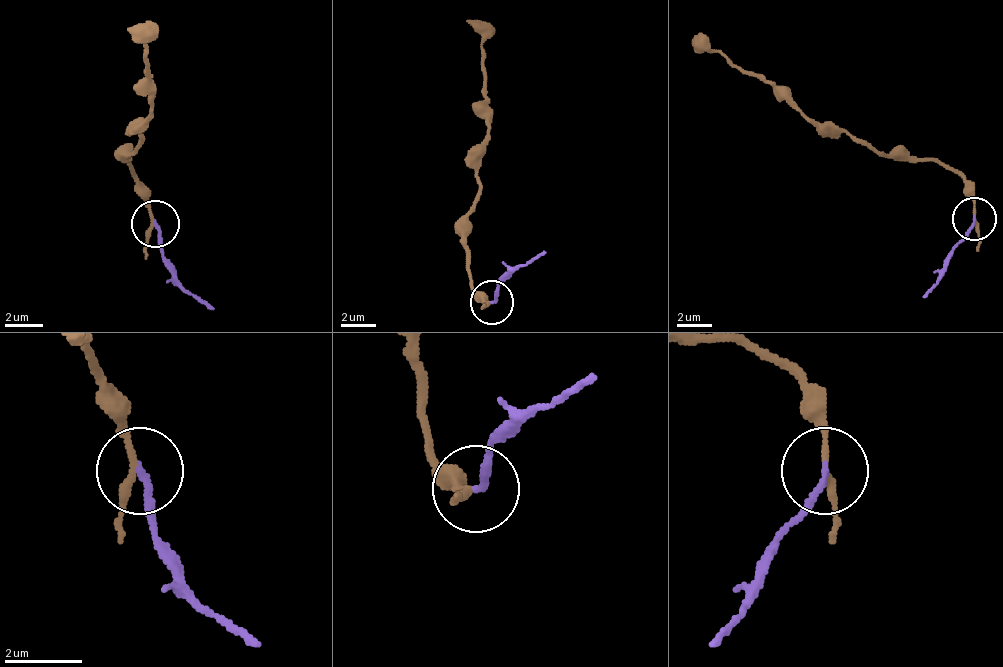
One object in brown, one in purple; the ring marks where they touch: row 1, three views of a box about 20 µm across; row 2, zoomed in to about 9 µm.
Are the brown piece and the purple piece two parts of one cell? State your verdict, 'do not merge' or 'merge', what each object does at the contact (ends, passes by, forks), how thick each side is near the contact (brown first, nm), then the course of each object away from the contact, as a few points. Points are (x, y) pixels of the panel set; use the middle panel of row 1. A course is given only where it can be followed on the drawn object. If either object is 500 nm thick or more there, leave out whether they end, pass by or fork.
do not merge; brown passes by; purple ends there; 170 nm thick on the brown side, 170 nm on the other; brown runs (491, 303), (469, 286), (465, 264), (469, 208), (478, 199), (478, 147), (486, 134), (482, 35), (465, 22); purple runs (491, 303), (508, 277), (547, 251)

